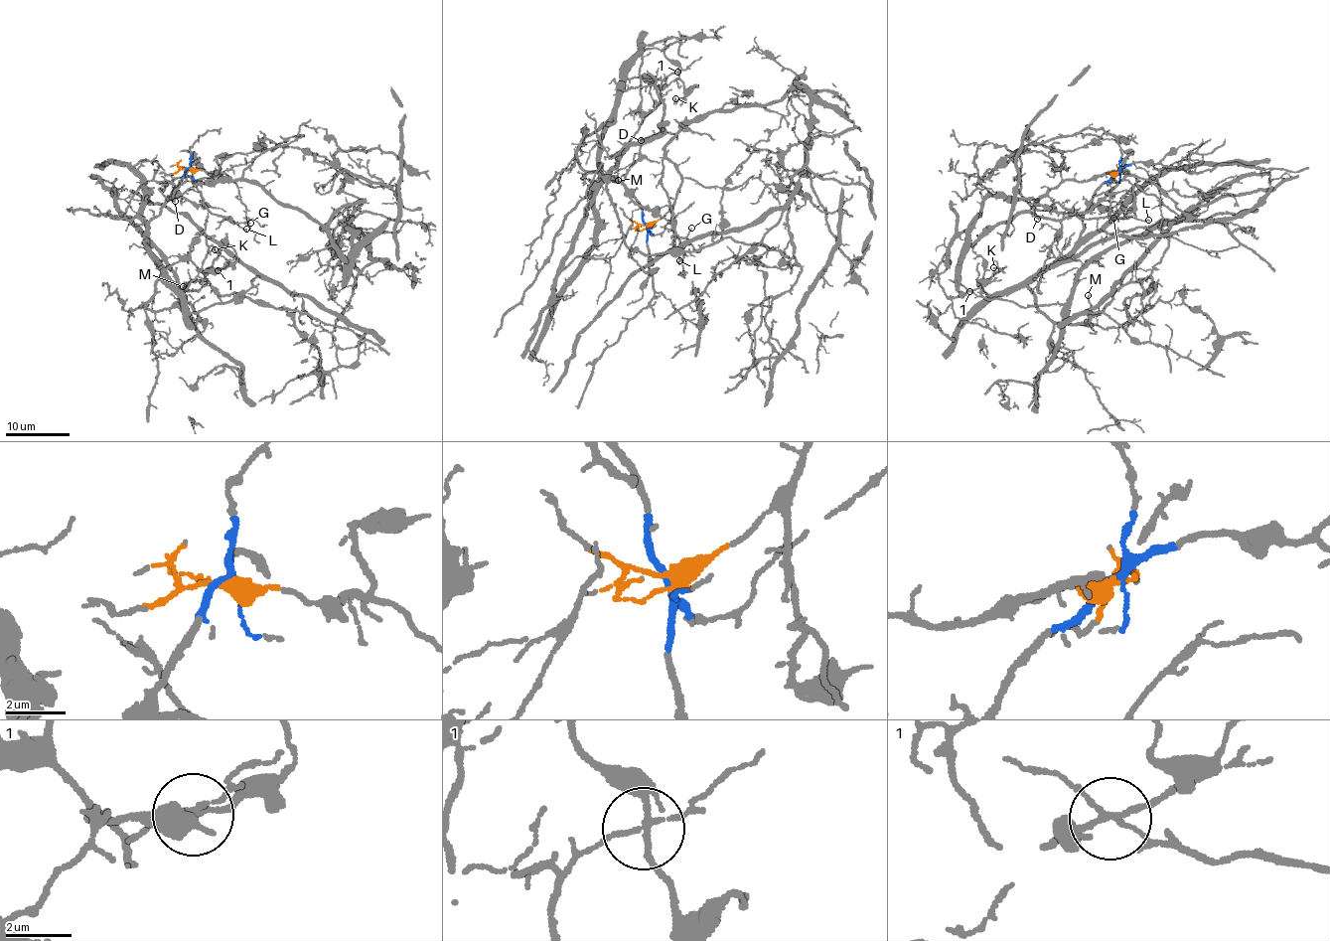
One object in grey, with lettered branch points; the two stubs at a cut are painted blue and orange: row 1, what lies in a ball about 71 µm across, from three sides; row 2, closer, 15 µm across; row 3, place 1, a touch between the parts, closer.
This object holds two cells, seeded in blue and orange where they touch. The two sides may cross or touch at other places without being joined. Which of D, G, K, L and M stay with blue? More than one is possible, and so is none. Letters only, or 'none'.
D, K, M

